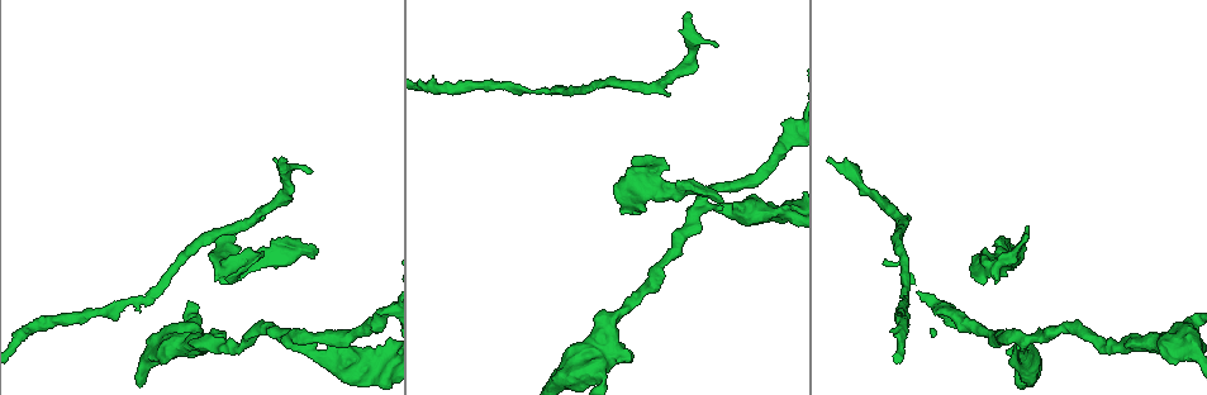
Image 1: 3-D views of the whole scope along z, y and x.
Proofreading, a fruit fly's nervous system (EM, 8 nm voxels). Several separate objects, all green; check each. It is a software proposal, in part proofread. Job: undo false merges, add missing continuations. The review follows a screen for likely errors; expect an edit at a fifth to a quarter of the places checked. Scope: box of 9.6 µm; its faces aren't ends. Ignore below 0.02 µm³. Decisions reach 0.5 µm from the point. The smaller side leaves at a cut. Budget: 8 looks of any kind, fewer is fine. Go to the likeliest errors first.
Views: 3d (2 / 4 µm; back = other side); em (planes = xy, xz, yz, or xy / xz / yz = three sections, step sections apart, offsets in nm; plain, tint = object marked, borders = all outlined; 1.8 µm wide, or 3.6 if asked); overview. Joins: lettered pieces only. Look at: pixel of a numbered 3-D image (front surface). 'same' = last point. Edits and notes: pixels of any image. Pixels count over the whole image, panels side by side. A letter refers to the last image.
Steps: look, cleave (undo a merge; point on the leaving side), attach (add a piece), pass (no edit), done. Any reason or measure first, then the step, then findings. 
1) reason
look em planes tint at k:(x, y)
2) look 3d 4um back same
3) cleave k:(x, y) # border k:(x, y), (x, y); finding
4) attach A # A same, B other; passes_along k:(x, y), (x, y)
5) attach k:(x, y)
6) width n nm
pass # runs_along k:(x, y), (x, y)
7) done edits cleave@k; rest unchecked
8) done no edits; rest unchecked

look em planes borders at 1:(636, 213)

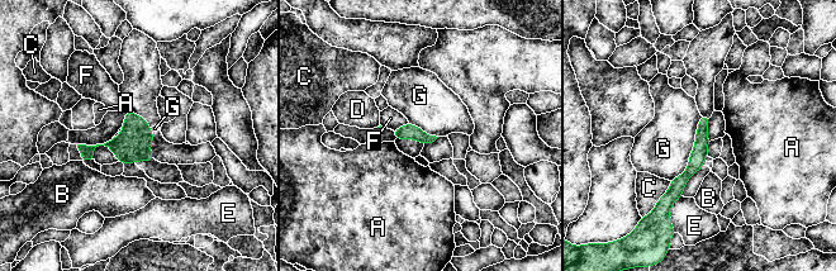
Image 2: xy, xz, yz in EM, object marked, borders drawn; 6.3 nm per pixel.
longest_contact G 460 nm
pass # A other, B other, C other, D other, E other, F other, G other; no lettered piece goes on from it

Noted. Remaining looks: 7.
look 3d 2um at 1:(718, 44)

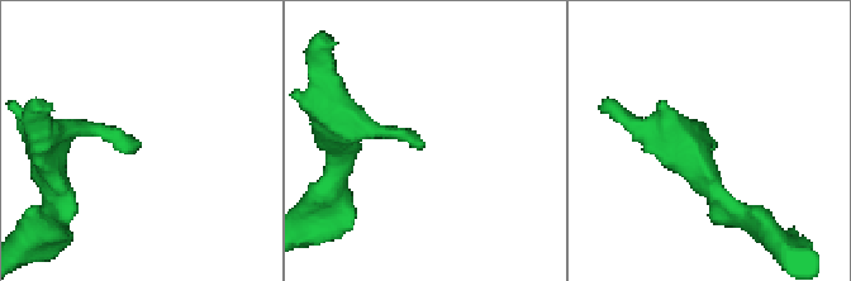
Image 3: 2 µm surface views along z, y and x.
look em planes plain at 3:(423, 143)

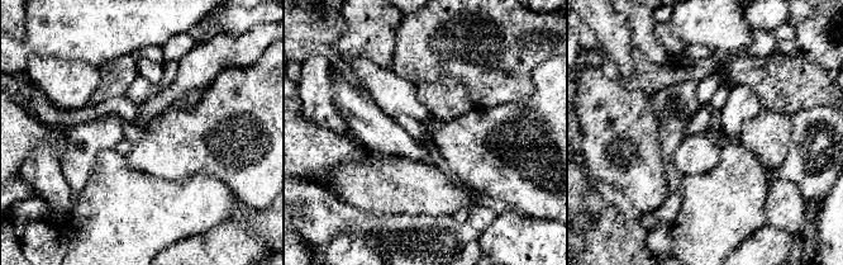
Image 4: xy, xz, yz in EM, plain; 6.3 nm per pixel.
what lies round it
look em planes borders same

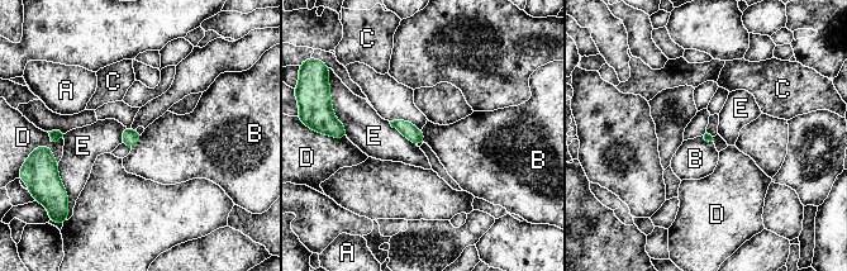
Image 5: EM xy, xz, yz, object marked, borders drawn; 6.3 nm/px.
pass # A other, B other, C other, D other, E other; border 5:(142, 134), (141, 139), (132, 148); no lettered piece goes on from it

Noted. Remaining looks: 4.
thick turns thin
look 3d 2um at 1:(1022, 340)

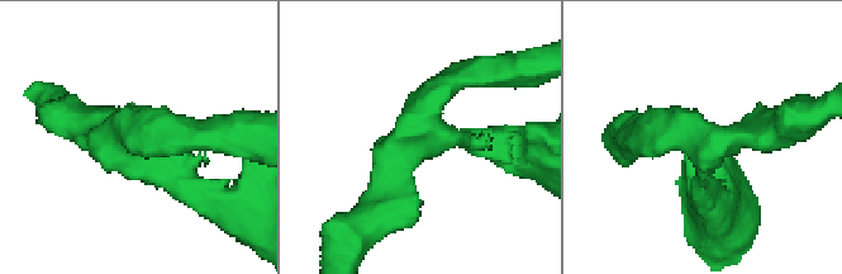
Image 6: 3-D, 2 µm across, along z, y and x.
arms 3; arm_widths 220, 240, 280 nm; shape alone is not enough
look em 3.6um planes plain at 6:(695, 138)

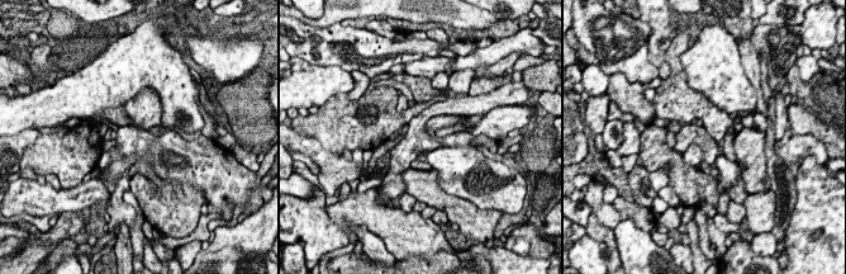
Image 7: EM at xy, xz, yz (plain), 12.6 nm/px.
look em 3.6um planes borders same

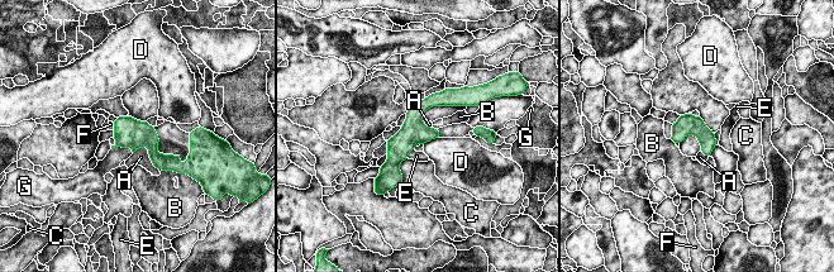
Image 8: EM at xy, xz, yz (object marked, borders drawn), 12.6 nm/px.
width 240 nm
pass # A other, B other, C other, D other, E other, F other, G other; runs_along 8:(437, 101), (414, 115), (414, 130), (390, 154); one neuron here

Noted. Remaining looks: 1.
done no edits; rest unchecked

